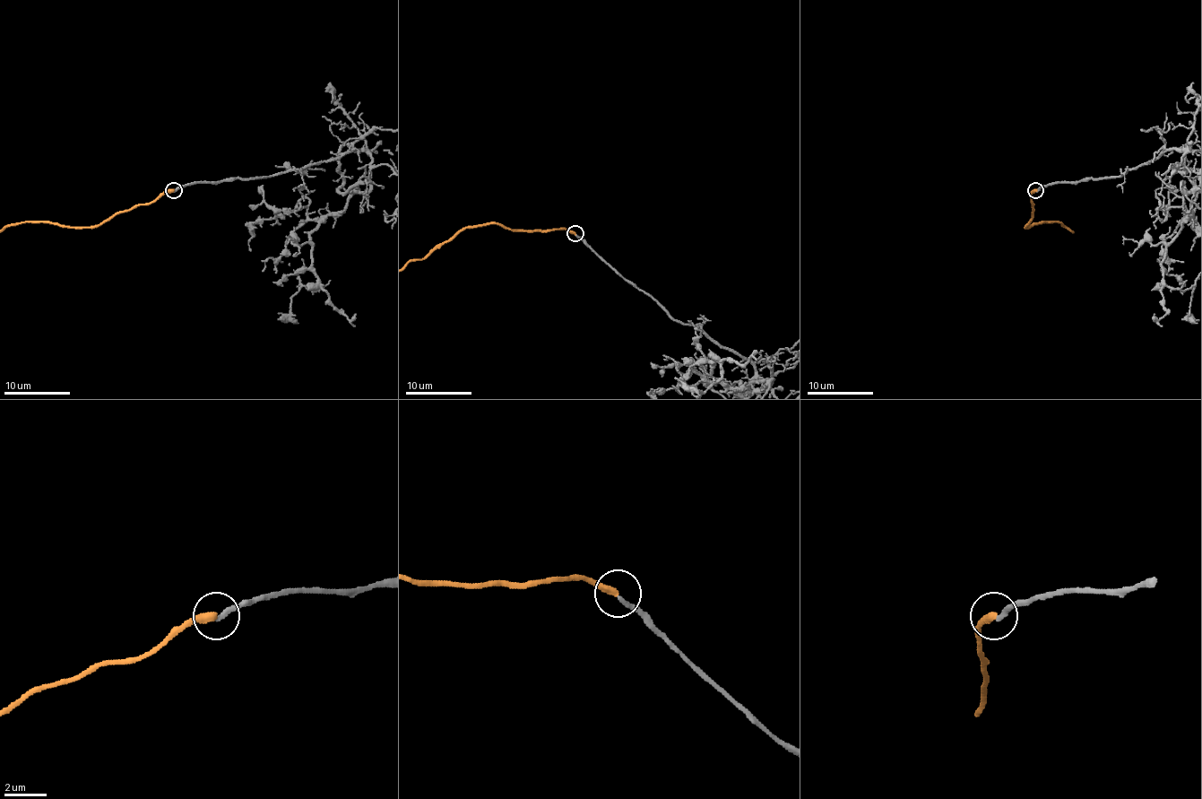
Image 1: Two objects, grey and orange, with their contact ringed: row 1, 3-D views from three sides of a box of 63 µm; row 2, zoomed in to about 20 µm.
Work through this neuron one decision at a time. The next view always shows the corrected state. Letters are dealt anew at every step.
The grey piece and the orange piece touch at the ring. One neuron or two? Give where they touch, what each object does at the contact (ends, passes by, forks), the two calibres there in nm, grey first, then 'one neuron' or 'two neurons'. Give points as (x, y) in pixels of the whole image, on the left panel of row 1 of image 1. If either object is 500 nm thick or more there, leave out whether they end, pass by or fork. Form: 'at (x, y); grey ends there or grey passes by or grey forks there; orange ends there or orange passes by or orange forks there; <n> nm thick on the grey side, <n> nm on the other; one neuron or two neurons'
at (174, 190); grey ends there; orange ends there; 240 nm thick on the grey side, 360 nm on the other; two neurons

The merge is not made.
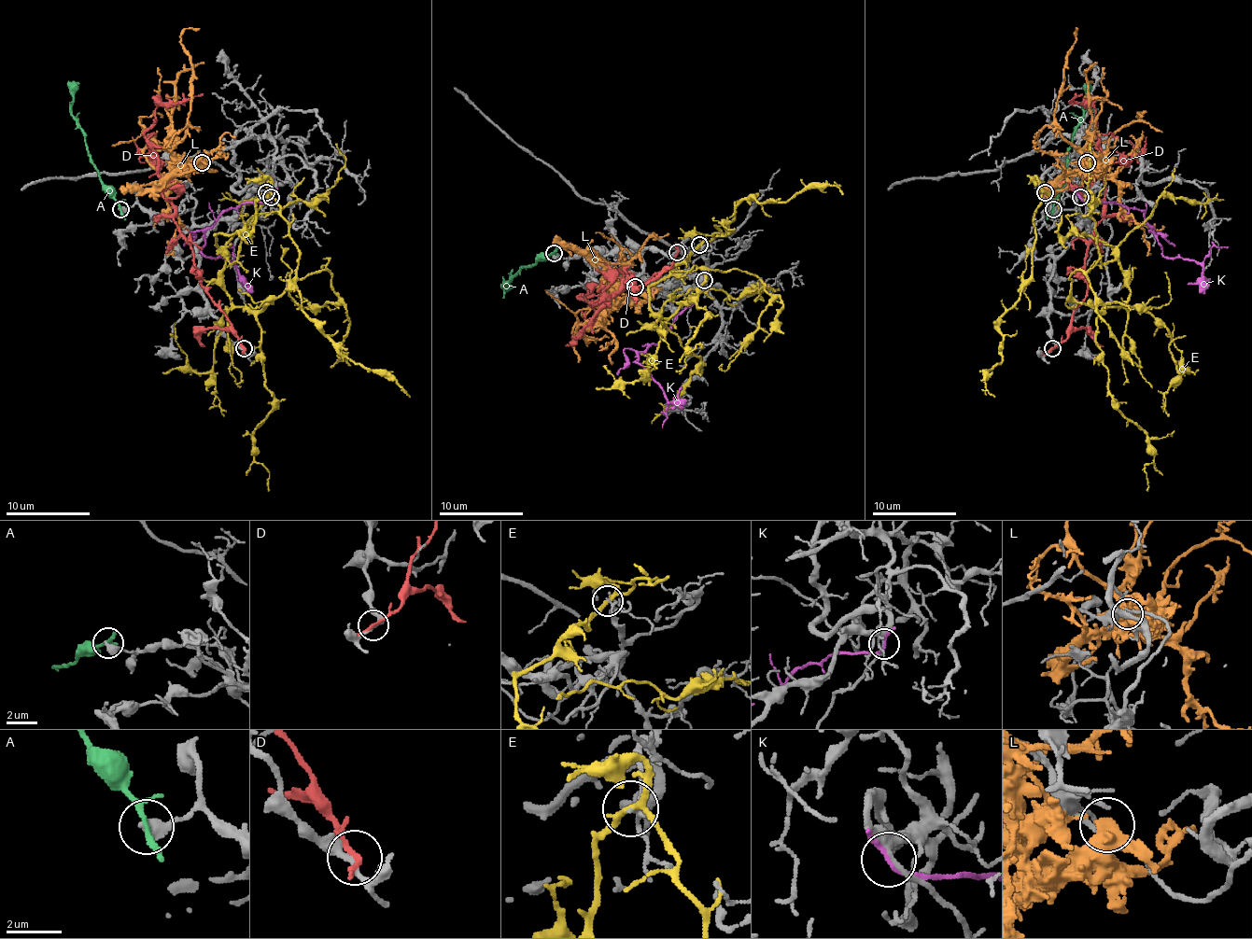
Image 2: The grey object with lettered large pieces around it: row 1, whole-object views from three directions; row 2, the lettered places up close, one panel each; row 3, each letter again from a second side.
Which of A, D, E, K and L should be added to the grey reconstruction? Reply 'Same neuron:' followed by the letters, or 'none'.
Same neuron: none

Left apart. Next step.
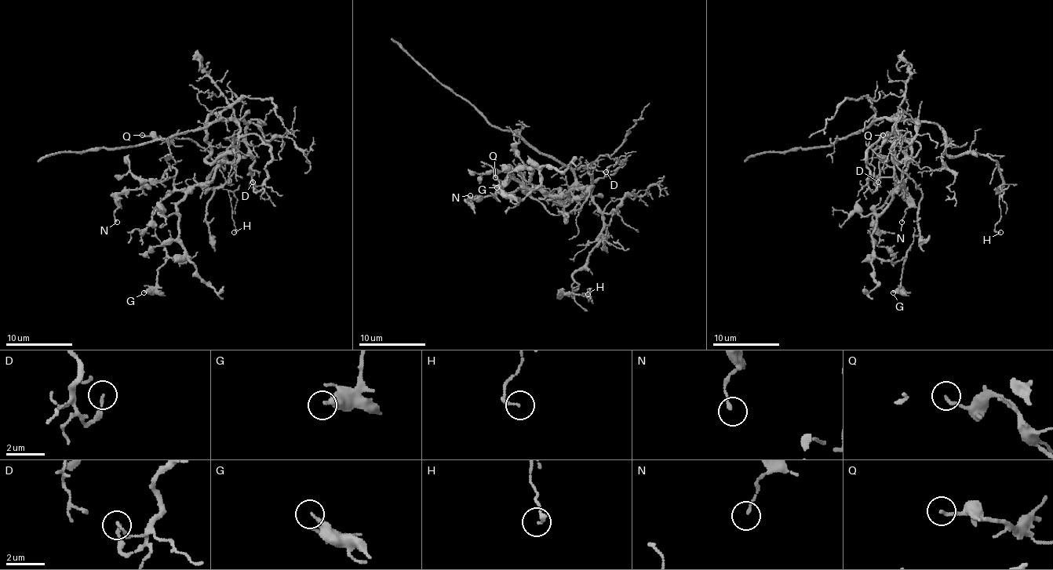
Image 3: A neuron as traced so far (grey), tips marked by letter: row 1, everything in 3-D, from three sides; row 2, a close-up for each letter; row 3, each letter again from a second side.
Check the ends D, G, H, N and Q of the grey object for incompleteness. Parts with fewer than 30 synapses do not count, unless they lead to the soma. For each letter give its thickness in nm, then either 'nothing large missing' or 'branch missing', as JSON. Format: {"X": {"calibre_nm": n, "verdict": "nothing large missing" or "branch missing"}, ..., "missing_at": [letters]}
{"D": {"calibre_nm": 180, "verdict": "nothing large missing"}, "G": {"calibre_nm": 320, "verdict": "nothing large missing"}, "H": {"calibre_nm": 110, "verdict": "nothing large missing"}, "N": {"calibre_nm": 140, "verdict": "nothing large missing"}, "Q": {"calibre_nm": 150, "verdict": "nothing large missing"}, "missing_at": []}

